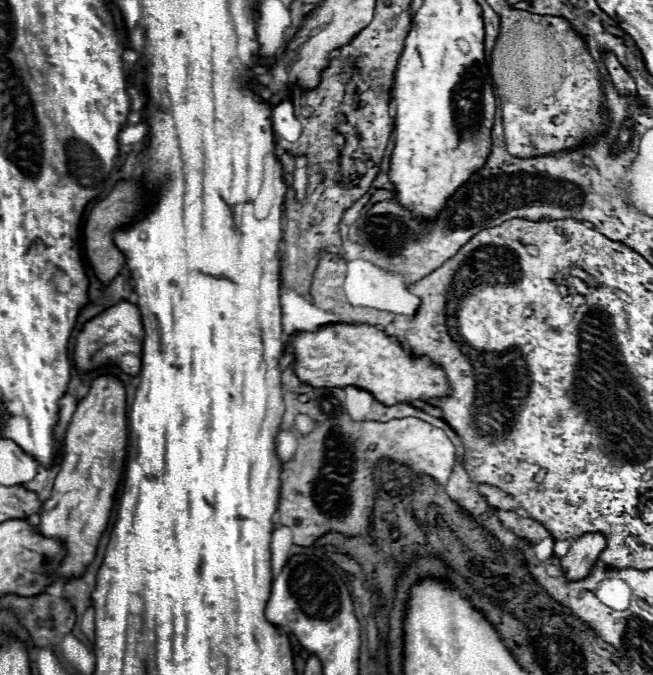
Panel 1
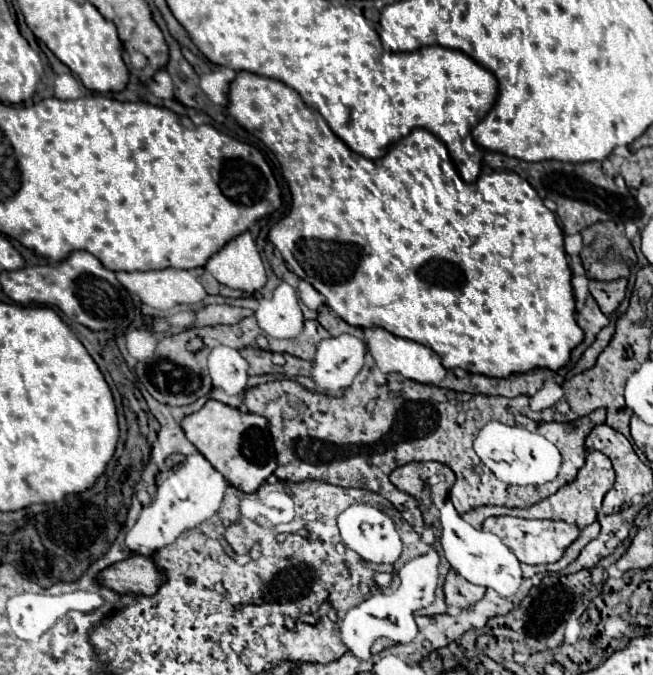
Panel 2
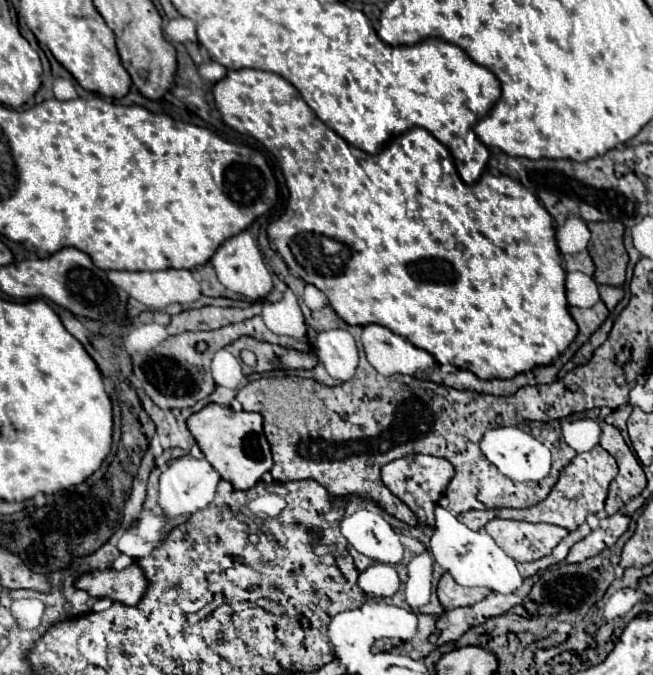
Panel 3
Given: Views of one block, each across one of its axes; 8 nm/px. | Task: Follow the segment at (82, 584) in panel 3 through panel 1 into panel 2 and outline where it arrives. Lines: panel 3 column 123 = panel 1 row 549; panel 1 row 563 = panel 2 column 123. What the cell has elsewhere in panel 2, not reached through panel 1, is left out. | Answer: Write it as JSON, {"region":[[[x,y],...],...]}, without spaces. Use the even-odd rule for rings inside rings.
{"region":[[[132,554],[130,558],[104,568],[96,576],[96,582],[118,592],[120,596],[152,596],[164,582],[164,574],[154,566],[150,556]]]}

